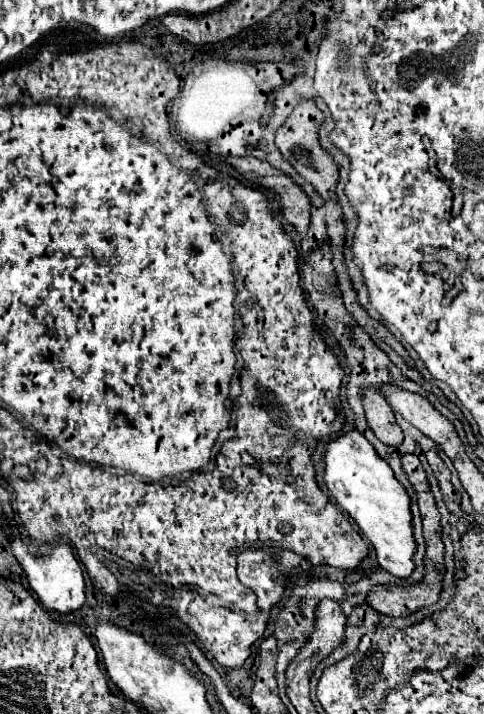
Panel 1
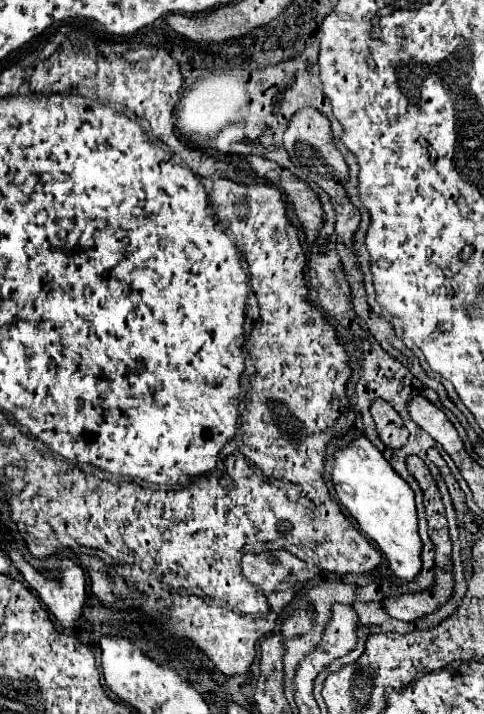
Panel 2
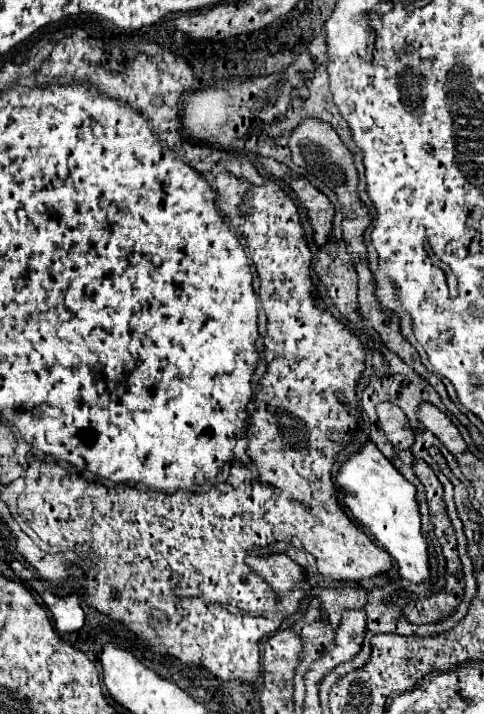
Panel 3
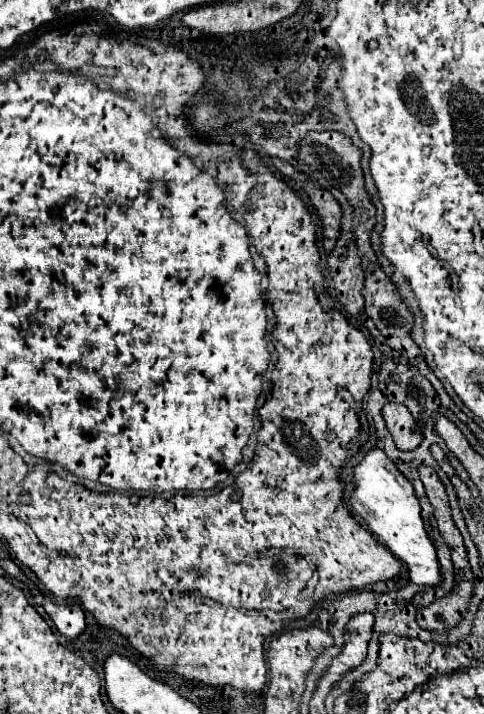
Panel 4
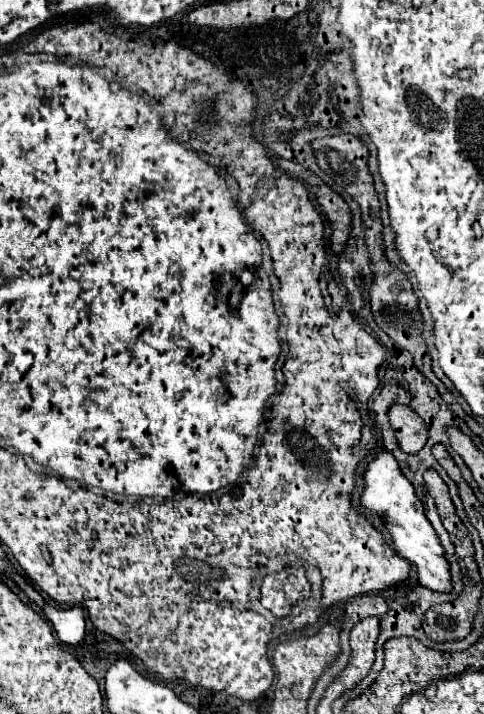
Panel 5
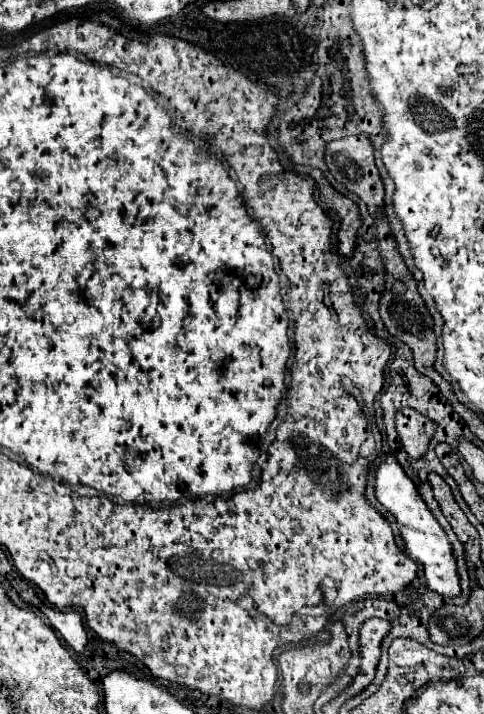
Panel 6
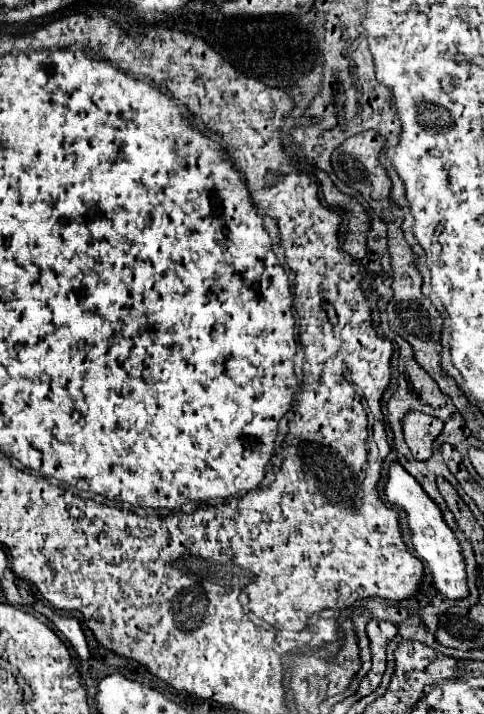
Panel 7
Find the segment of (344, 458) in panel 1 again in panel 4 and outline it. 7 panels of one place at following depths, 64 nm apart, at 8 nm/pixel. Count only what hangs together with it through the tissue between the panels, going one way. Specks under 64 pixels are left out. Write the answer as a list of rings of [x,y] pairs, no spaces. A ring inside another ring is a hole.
[[[372,448],[364,460],[354,466],[354,492],[350,496],[350,506],[358,514],[368,530],[406,566],[408,578],[416,584],[436,586],[440,578],[440,566],[436,560],[436,550],[426,536],[426,528],[420,516],[420,504],[414,486],[400,474],[394,462],[380,450]]]

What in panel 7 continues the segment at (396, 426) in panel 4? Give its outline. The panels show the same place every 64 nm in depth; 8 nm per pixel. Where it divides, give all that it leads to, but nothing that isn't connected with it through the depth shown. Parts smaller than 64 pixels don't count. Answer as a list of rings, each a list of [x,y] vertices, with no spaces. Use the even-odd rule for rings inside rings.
[[[406,412],[402,420],[404,440],[416,460],[428,460],[432,456],[432,442],[442,430],[442,420],[422,412]]]

